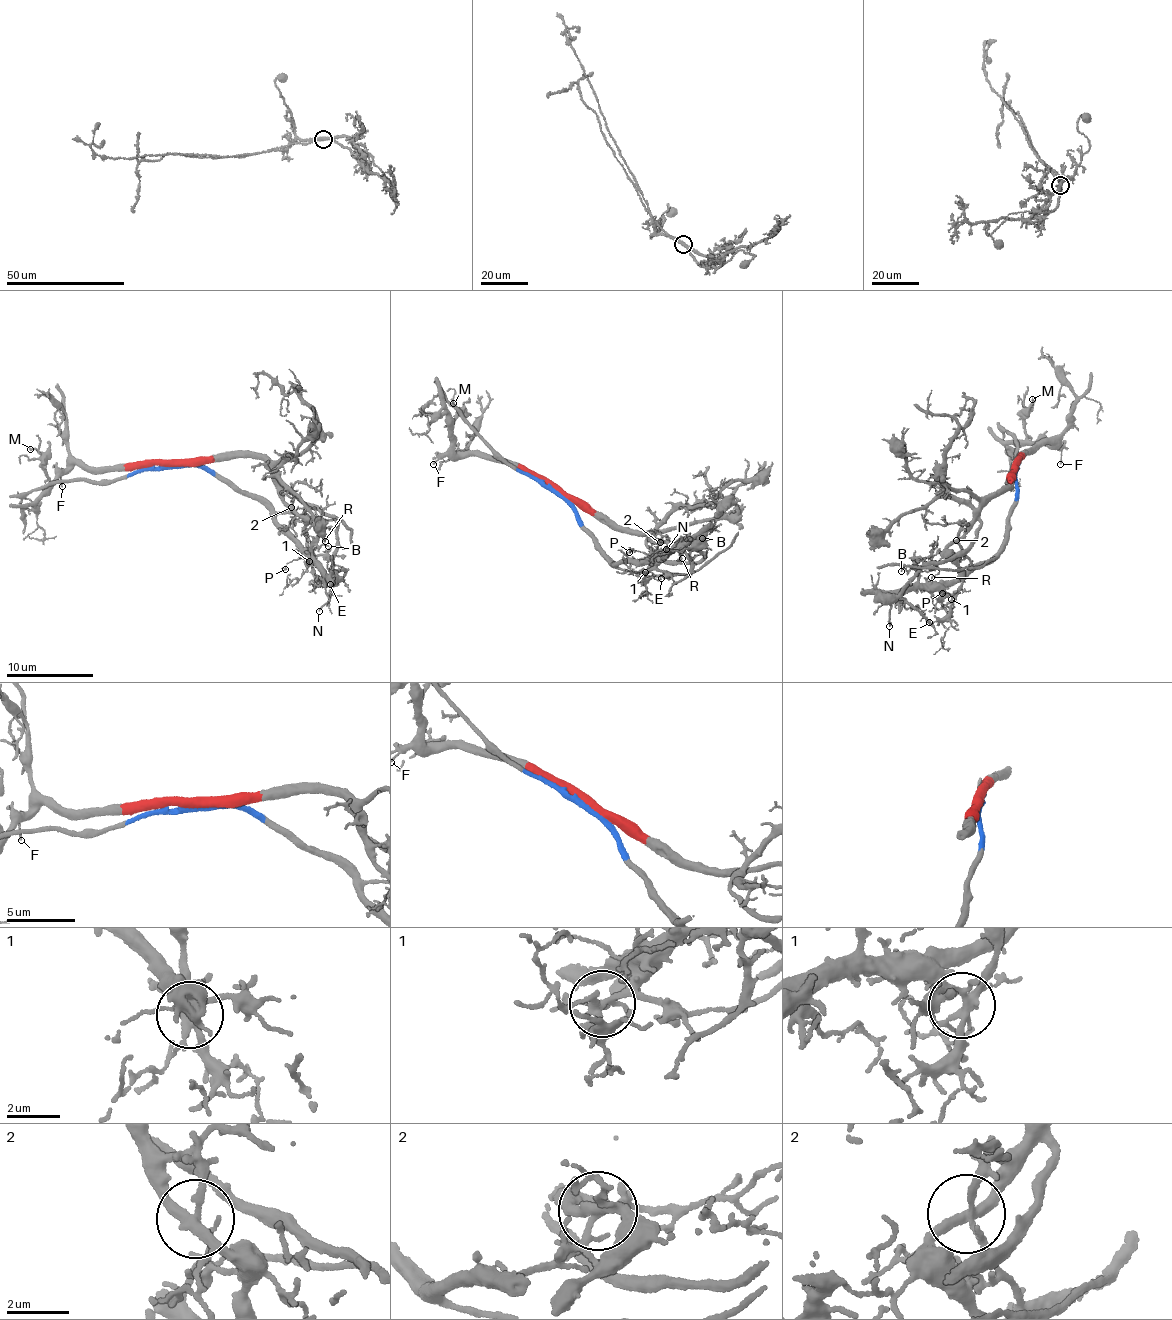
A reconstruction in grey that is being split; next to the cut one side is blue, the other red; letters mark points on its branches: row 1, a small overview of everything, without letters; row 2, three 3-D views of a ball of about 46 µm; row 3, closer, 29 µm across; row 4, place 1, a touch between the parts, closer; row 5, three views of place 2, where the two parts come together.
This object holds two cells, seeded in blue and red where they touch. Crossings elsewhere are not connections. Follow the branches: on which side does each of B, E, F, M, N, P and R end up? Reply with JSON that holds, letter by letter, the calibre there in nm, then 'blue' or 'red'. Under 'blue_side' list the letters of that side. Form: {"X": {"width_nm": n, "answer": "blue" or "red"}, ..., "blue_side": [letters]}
{"B": {"width_nm": 100, "answer": "blue"}, "E": {"width_nm": 100, "answer": "blue"}, "F": {"width_nm": 130, "answer": "red"}, "M": {"width_nm": 150, "answer": "red"}, "N": {"width_nm": 120, "answer": "red"}, "P": {"width_nm": 140, "answer": "blue"}, "R": {"width_nm": 100, "answer": "red"}, "blue_side": ["B", "E", "P"]}

